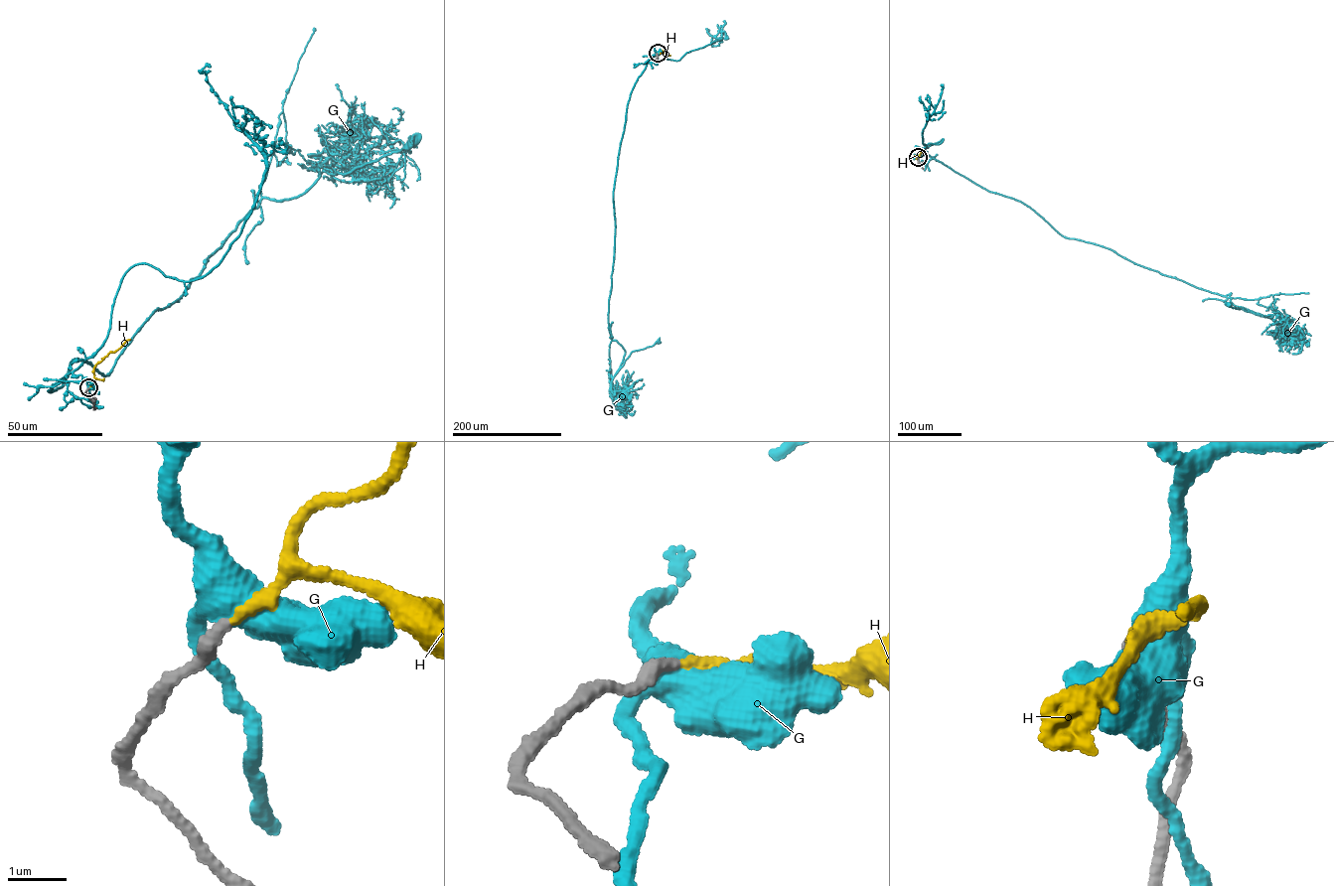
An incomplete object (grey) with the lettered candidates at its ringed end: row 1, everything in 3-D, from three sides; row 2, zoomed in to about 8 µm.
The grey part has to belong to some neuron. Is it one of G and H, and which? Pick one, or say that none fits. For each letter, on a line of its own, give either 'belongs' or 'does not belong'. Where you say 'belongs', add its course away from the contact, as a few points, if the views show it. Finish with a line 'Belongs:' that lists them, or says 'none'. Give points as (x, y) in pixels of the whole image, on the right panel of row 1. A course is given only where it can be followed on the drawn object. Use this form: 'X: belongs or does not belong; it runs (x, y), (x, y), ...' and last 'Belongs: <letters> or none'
G: does not belong
H: belongs
Belongs: H

